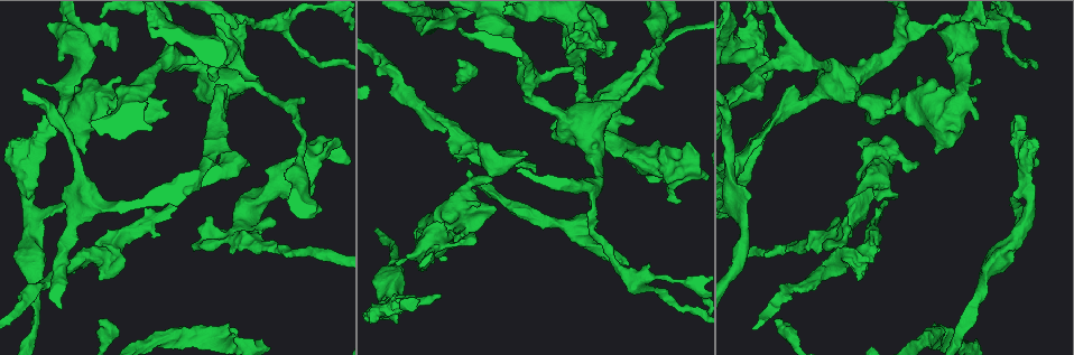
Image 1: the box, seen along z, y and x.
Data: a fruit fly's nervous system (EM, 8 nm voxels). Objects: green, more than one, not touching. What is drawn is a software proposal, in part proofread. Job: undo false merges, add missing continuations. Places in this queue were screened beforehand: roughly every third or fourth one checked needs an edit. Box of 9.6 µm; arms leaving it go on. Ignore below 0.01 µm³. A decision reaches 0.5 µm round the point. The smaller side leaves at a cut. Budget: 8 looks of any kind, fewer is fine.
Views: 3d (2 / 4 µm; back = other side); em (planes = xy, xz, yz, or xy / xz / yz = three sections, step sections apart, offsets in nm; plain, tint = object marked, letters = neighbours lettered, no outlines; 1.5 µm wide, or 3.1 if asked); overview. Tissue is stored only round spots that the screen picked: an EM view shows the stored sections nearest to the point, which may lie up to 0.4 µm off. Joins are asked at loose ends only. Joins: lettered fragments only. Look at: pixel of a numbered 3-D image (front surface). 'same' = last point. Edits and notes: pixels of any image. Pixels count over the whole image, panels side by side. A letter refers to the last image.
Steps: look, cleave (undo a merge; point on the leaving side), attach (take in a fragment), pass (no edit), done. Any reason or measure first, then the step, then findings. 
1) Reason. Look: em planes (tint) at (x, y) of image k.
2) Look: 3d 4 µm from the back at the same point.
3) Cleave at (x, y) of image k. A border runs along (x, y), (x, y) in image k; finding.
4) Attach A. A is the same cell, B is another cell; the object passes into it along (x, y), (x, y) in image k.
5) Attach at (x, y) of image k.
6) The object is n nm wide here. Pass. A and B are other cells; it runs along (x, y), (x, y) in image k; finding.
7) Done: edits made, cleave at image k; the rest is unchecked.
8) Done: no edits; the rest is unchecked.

Branch stops here. Look: em planes (letters) at (762, 19) of image 1.

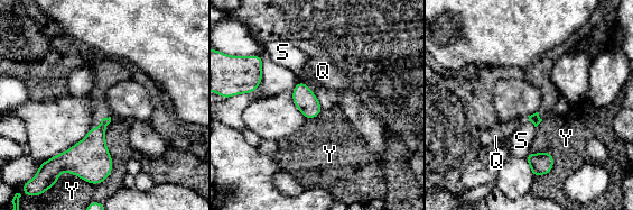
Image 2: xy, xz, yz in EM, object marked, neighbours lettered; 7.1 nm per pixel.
Pass. Q, S and Y are other cells; a border runs along (111, 121), (111, 173), (61, 173) in image 2; none of them fits.

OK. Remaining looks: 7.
Look: em xy step 4 (tint) at (921, 83) of image 1.

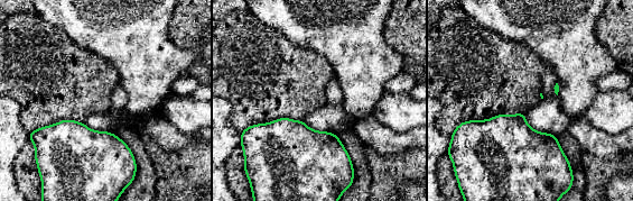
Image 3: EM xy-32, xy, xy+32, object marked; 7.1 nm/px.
Look: em planes (letters) at the same point.

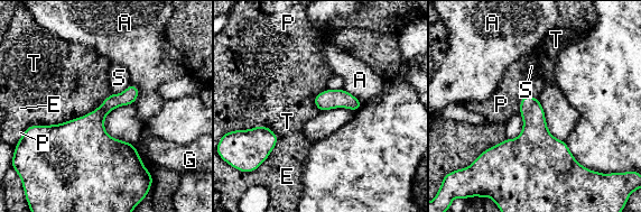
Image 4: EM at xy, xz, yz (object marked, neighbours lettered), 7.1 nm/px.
Pass. A, E, G, P, S and T are other cells; a border runs along (247, 128), (276, 135), (265, 160) in image 4; none of them fits.

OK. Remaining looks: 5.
Branch stops here. Look: em planes (letters) at (207, 135) of image 1.

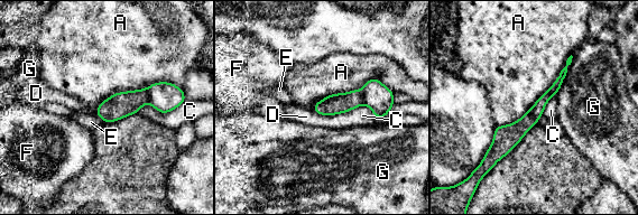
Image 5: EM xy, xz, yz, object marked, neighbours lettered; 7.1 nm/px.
Cleave at (121, 104) of image 5. A, C, D, E, F and G are other cells; a border runs along (146, 89), (149, 101) in image 5; two neurons meet here.

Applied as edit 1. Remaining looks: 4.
Done: edits made, cleave at image 5; the rest is unchecked.

